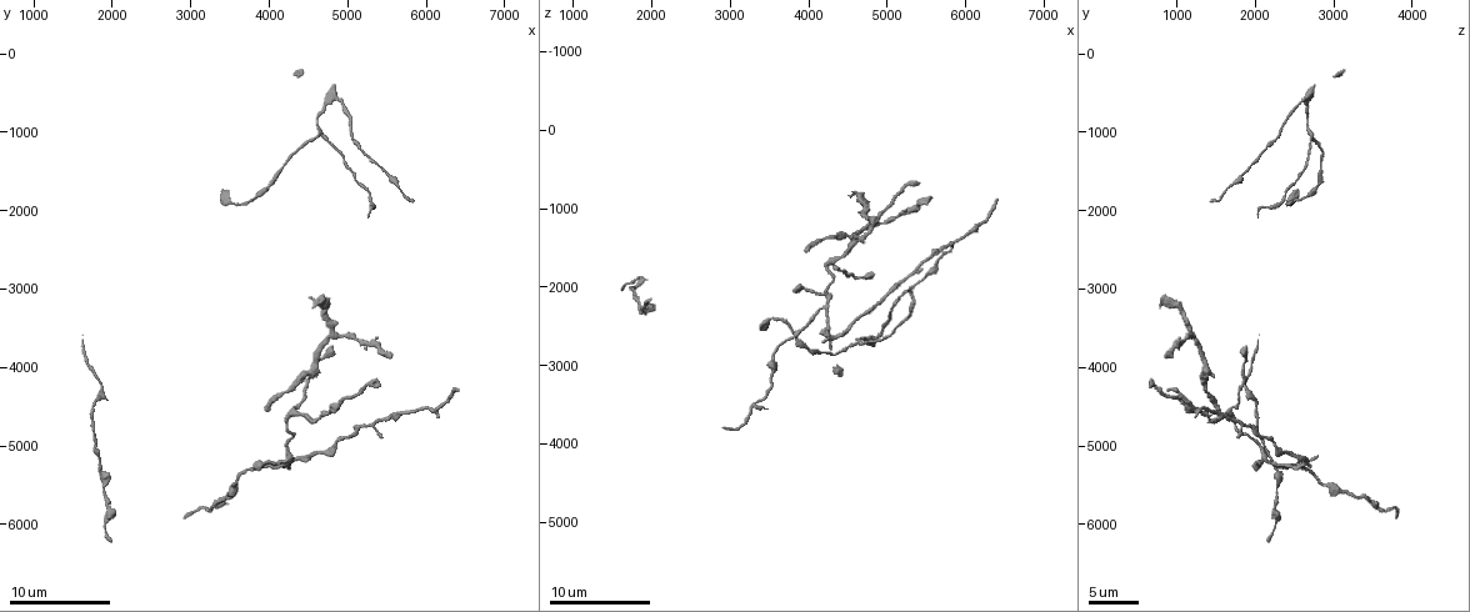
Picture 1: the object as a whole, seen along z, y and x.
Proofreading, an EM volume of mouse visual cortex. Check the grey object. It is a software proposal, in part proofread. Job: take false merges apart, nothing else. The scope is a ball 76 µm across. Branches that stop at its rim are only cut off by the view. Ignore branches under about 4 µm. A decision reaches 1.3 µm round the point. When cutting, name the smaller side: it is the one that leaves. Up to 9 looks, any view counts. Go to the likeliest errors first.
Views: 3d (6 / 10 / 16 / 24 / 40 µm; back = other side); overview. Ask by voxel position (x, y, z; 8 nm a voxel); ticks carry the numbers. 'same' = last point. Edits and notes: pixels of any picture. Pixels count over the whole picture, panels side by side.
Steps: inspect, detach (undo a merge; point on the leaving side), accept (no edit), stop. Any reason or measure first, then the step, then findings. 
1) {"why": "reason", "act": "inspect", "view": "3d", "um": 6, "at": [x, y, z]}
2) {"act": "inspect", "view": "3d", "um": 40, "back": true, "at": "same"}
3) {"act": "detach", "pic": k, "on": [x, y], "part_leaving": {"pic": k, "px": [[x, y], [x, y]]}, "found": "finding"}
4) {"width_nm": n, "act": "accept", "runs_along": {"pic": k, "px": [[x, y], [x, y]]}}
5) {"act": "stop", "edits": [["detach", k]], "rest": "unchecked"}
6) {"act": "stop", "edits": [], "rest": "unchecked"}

{"why": "three arms meet", "act": "inspect", "view": "3d", "um": 10, "at": [4150, 5200, 2300]}

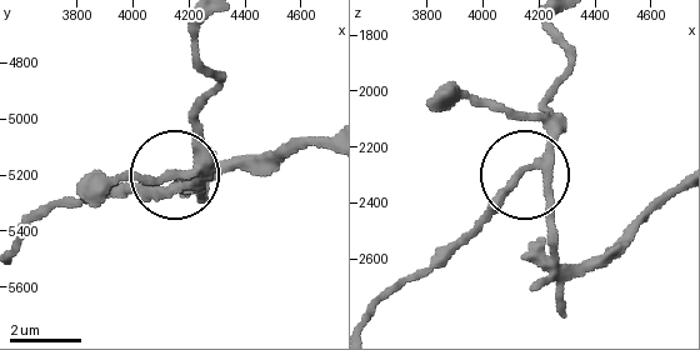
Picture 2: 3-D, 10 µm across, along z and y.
{"arms": 3, "act": "accept", "found": "one neuron here"}

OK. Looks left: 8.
{"why": "three-way junction", "act": "inspect", "view": "3d", "um": 16, "at": [4250, 4600, 1650]}

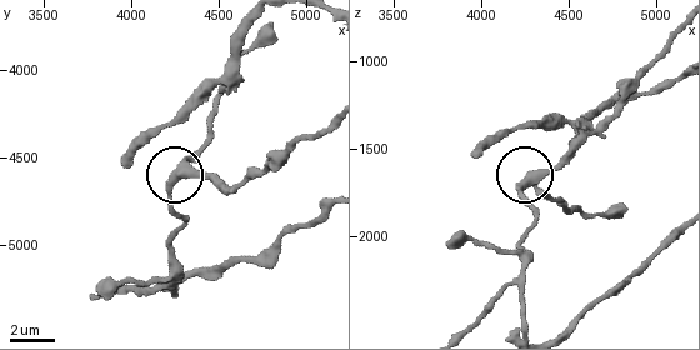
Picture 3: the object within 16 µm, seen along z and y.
{"width_nm": 340, "act": "accept", "found": "one neuron here"}

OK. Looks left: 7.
{"act": "inspect", "view": "3d", "um": 16, "at": [3500, 5600, 2950]}

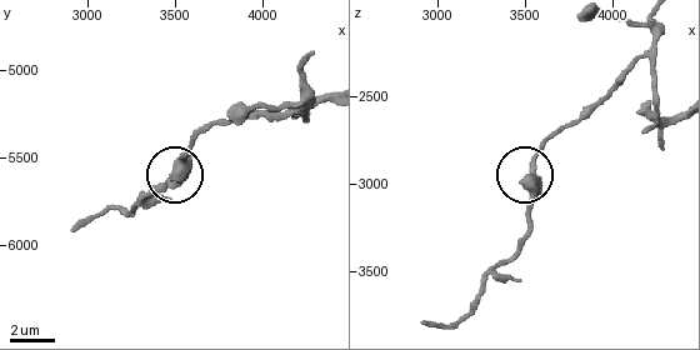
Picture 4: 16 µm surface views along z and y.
{"act": "inspect", "view": "3d", "um": 6, "at": [3520, 5620, 3000]}

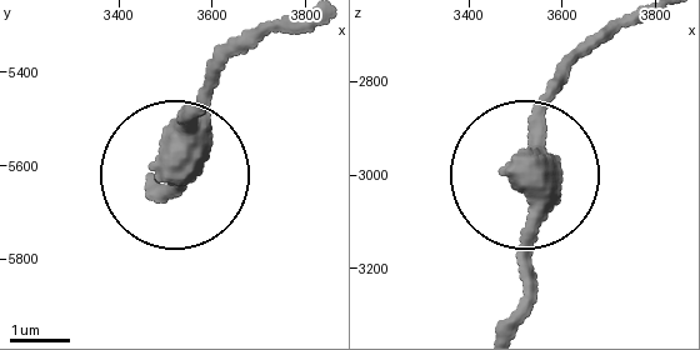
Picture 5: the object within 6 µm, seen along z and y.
{"act": "accept", "found": "one neuron here"}

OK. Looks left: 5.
{"why": "thick turns thin", "act": "inspect", "view": "3d", "um": 6, "at": [3600, 1950, 2400]}

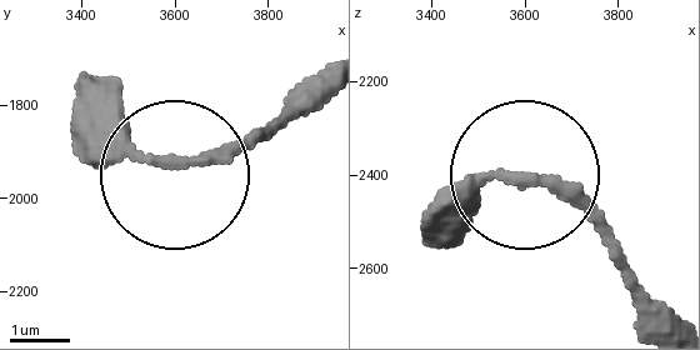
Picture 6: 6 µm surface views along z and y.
{"width_nm": 250, "act": "accept", "runs_along": {"pic": 6, "px": [[324, 83], [175, 171], [75, 88]]}, "found": "one neuron here"}

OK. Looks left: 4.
{"act": "stop", "edits": [], "rest": "unchecked"}

